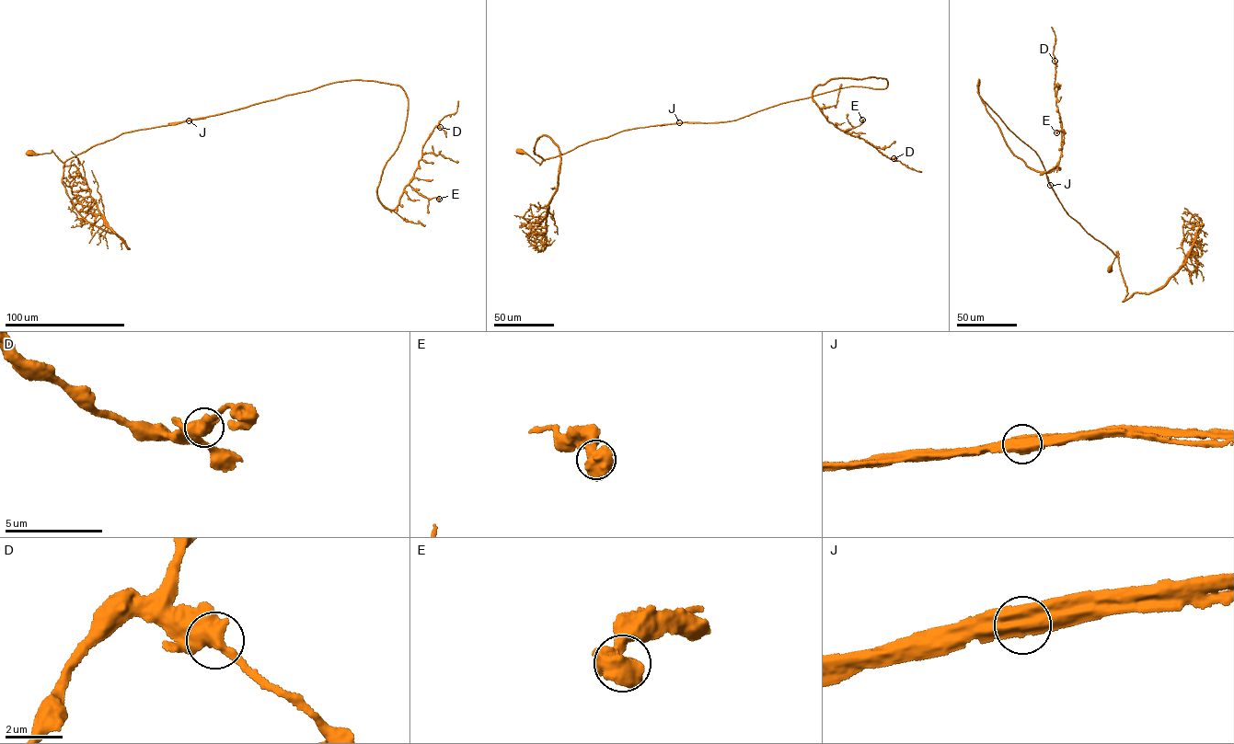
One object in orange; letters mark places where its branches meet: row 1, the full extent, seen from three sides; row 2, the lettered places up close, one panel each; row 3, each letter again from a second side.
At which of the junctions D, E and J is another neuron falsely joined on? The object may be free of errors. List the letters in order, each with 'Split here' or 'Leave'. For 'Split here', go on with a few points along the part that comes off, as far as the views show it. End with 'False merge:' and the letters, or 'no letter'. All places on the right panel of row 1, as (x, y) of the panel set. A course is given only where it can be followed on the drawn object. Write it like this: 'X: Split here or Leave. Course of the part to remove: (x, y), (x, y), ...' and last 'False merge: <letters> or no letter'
D: Leave
E: Leave
J: Split here. Course of the part to remove: (1050, 185), (1056, 196)
False merge: J

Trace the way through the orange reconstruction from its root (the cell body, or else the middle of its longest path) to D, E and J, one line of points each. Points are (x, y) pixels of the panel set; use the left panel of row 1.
D: (30, 153), (63, 162), (124, 133), (374, 80), (398, 85), (408, 101), (377, 189), (391, 210), (440, 127)
E: (30, 153), (63, 162), (124, 133), (374, 80), (408, 105), (380, 202), (394, 209), (409, 185), (439, 199)
J: (30, 153), (48, 154), (51, 150), (63, 162), (122, 133), (189, 120)

